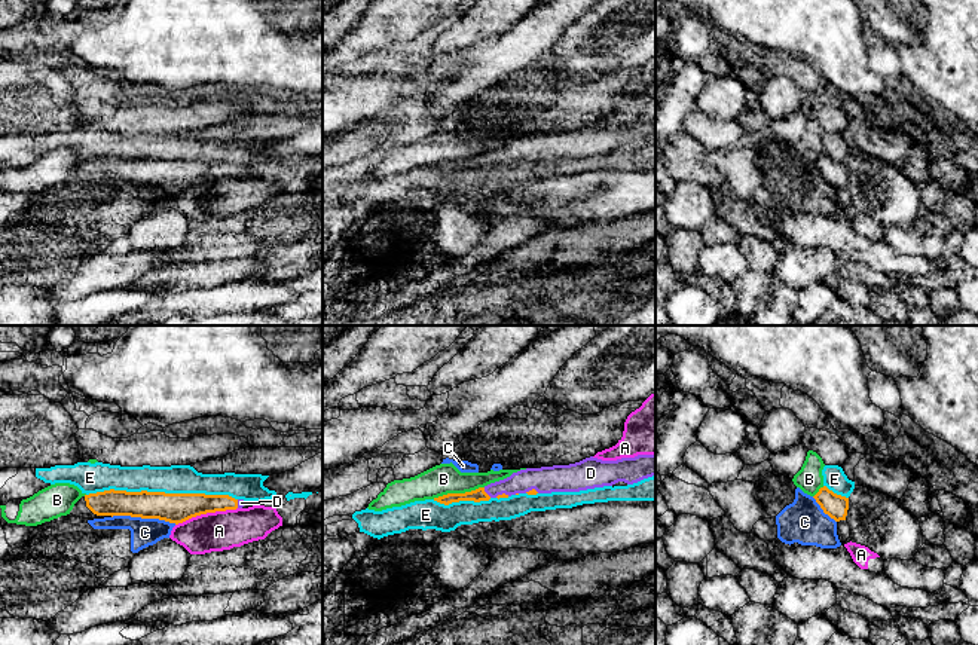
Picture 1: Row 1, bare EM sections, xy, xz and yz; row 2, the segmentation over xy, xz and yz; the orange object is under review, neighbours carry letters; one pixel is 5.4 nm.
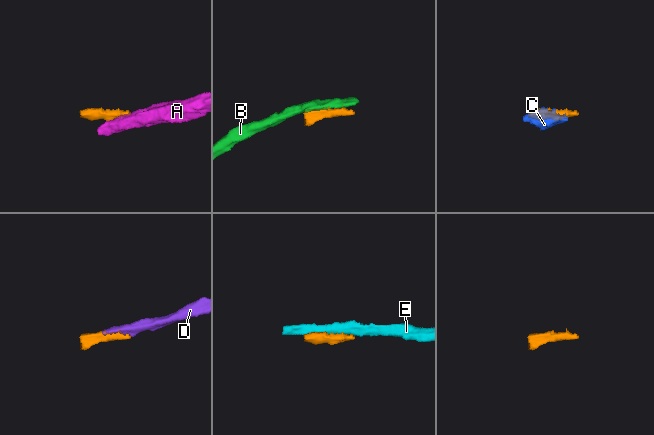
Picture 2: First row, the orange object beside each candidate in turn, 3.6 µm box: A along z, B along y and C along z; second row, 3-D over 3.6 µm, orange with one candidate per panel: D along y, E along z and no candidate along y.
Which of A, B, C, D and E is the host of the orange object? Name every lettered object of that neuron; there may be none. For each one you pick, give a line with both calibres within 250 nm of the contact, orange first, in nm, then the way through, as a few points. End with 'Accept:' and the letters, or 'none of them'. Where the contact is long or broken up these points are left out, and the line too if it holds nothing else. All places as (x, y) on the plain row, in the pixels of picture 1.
D: 70/120 nm | across xz (477, 162), (485, 159), (503, 156), (523, 147)
Accept: D

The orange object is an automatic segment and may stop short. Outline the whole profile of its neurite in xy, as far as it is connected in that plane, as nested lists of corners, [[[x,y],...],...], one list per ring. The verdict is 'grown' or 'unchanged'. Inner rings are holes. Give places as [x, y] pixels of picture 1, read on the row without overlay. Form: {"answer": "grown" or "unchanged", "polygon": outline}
{"answer": "grown", "polygon": [[[104,158],[82,163],[70,181],[83,186],[131,183],[183,190],[192,184],[242,175],[247,168],[229,162]]]}

